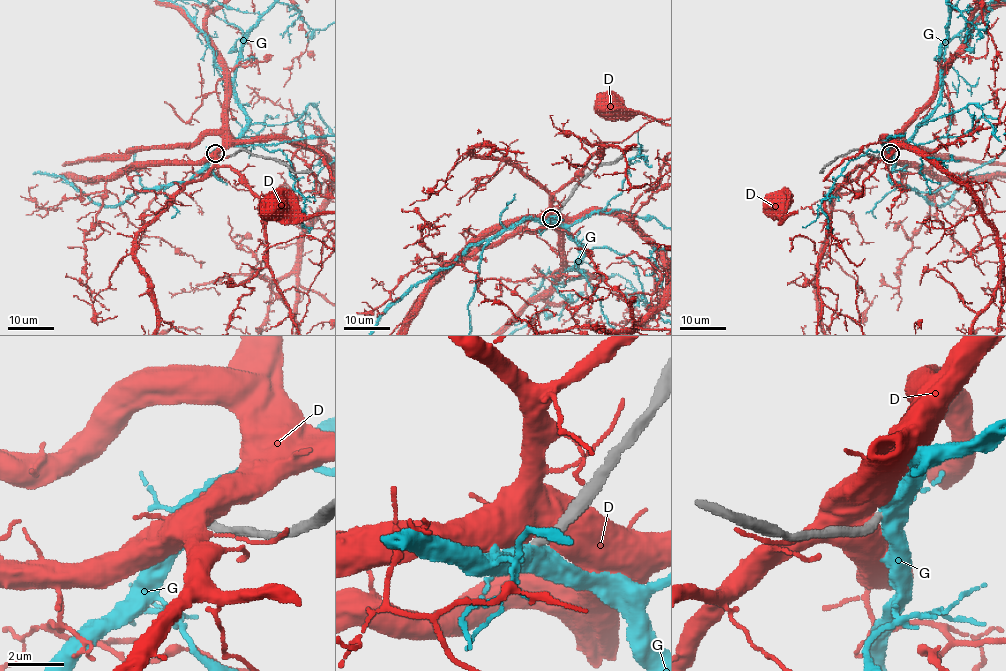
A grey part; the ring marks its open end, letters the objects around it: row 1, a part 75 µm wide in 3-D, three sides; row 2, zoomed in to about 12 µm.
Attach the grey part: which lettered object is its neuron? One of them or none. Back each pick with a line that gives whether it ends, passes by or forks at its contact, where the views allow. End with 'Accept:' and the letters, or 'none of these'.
Accept: none of these

